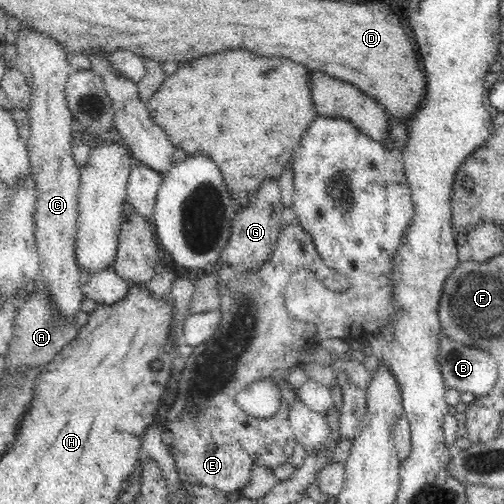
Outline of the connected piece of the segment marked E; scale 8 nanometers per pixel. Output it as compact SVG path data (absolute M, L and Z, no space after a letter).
M295 221L285 225L280 231L272 256L260 268L248 272L236 272L234 268L222 264L218 272L218 290L221 295L221 322L214 337L193 348L192 354L185 358L186 364L182 374L178 374L178 396L172 408L166 414L166 428L173 435L172 455L181 482L185 484L201 484L215 488L222 492L240 492L251 478L254 464L274 470L281 464L288 462L296 448L296 438L288 418L288 410L282 410L282 418L258 420L244 412L235 401L235 396L247 385L255 380L270 376L274 368L270 368L272 354L296 352L296 344L300 348L306 344L308 334L292 334L294 317L286 311L285 288L293 272L307 269L312 271L320 282L334 292L343 292L348 287L346 278L341 278L333 268L330 268L318 254L312 237Z

